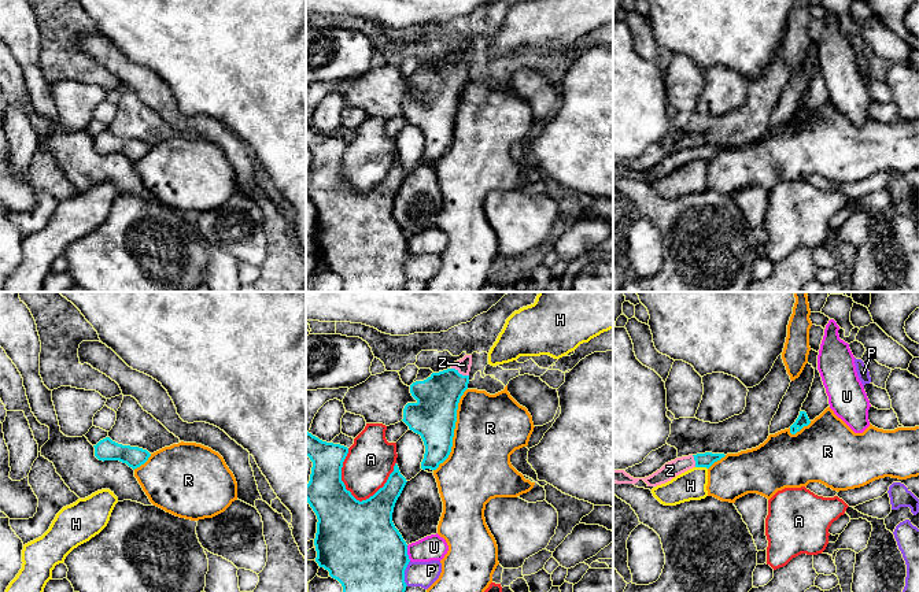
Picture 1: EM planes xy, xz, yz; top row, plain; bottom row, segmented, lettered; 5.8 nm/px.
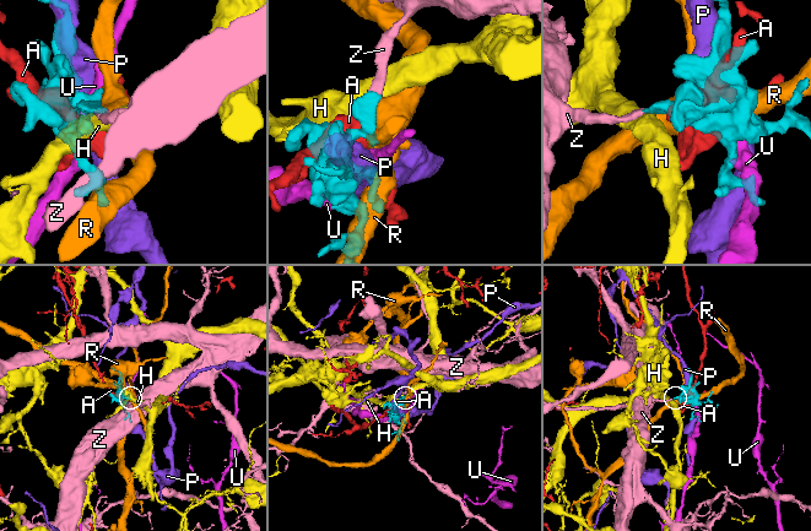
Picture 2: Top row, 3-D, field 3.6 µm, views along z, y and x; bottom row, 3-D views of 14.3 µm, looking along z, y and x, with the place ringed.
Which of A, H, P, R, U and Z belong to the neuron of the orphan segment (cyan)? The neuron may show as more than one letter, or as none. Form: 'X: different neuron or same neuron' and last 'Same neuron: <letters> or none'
A: different neuron
H: different neuron
P: different neuron
R: different neuron
U: different neuron
Z: same neuron
Same neuron: Z

